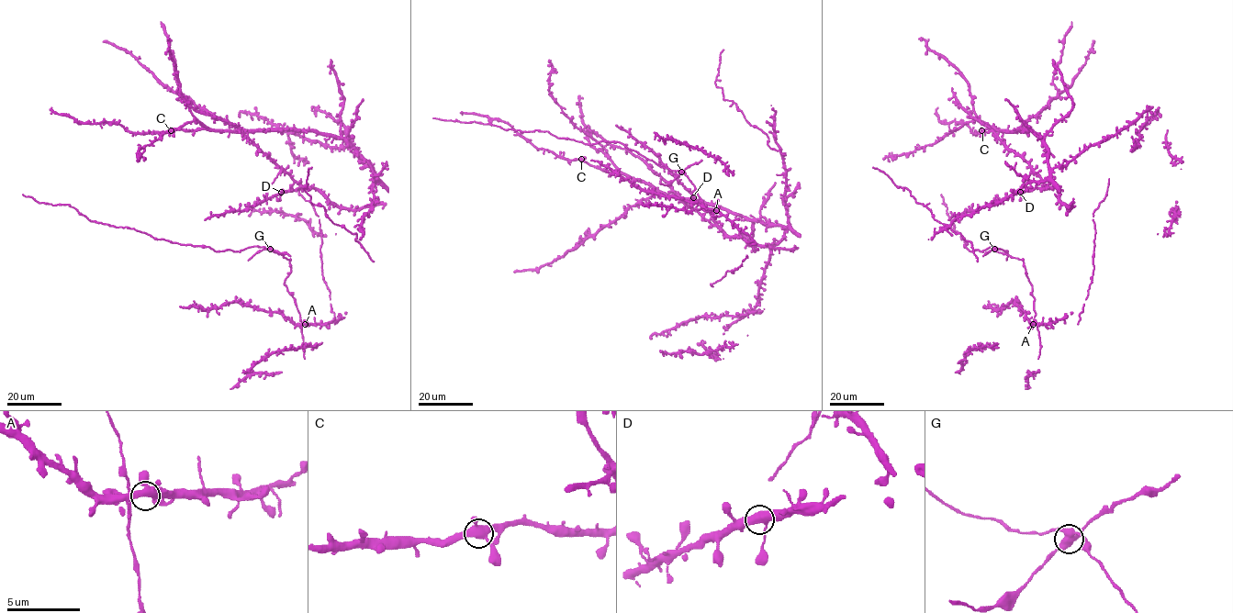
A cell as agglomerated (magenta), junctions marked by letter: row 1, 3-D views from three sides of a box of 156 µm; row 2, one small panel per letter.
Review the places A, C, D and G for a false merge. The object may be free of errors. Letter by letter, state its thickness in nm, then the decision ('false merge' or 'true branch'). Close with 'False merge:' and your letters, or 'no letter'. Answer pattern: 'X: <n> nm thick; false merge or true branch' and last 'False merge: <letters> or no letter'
A: 400 nm thick; true branch
C: 440 nm thick; true branch
D: 440 nm thick; true branch
G: 480 nm thick; false merge
False merge: G

